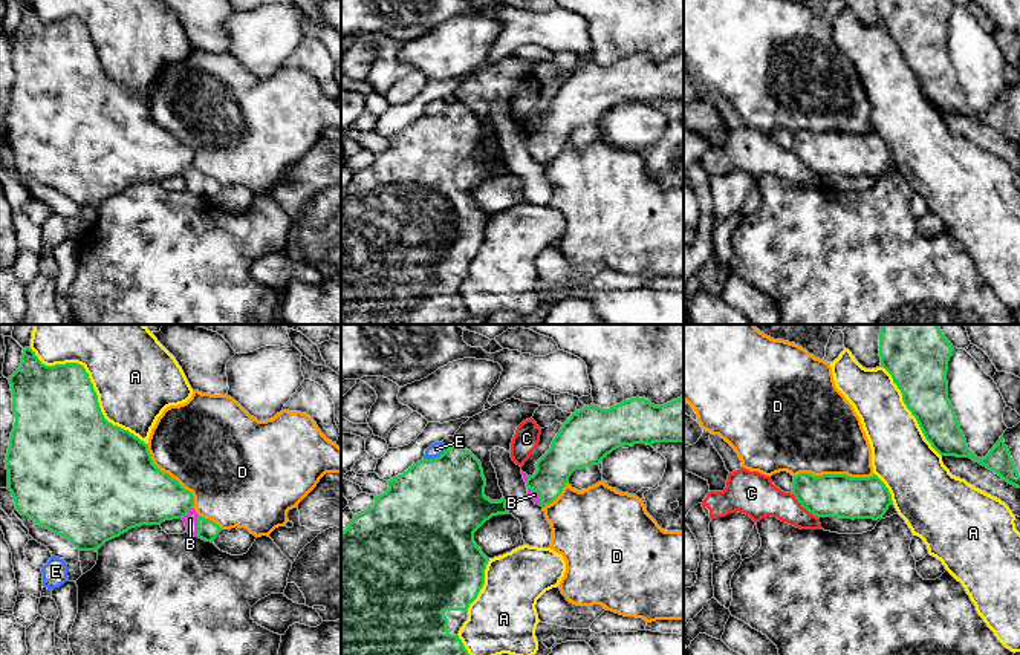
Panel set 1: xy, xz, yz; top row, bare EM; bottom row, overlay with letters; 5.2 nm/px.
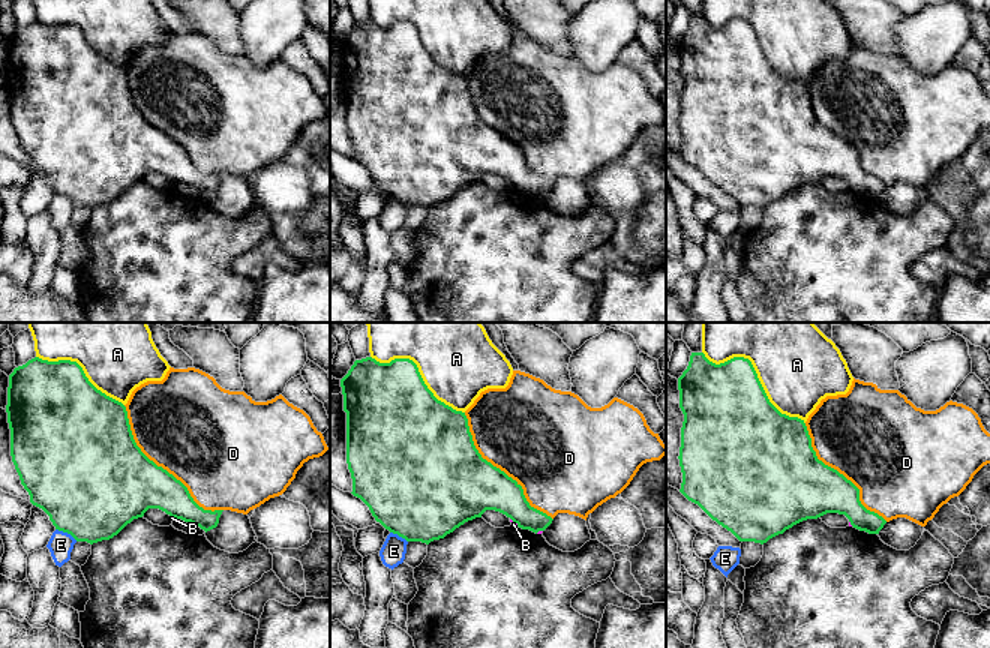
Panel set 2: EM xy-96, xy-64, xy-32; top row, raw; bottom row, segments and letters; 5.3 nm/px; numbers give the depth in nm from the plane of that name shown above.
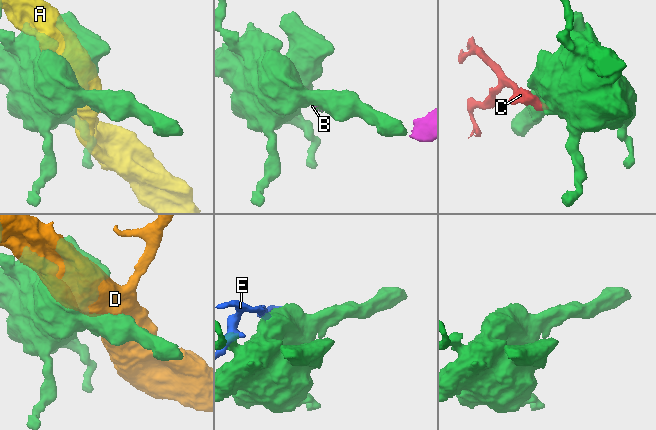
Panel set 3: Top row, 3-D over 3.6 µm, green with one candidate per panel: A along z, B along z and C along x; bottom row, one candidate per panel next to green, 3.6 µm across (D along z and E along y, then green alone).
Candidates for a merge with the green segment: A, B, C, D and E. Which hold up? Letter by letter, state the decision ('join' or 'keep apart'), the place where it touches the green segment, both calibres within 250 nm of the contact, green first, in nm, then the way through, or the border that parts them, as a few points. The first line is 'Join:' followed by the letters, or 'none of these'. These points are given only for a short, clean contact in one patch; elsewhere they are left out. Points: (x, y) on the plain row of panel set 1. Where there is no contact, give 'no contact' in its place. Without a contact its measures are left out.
Join: B
A: keep apart | xy (92, 43) | 460/420 nm
B: join | xy (198, 182) | 110/70 nm | across xy (207, 187), (198, 182), (190, 176)
C: keep apart | yz (803, 164) | 220/220 nm | along yz (791, 150), (817, 175)
D: keep apart | yz (834, 132) | 220/460 nm
E: keep apart | xz (435, 115) | 480/70 nm

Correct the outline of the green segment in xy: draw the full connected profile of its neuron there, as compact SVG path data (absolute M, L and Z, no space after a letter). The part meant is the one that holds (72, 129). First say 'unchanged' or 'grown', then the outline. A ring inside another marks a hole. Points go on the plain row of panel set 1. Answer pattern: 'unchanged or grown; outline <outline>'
grown; outline M24 5L20 24L8 37L15 80L5 119L8 147L21 173L28 173L40 184L67 196L78 208L98 210L106 199L132 185L161 182L173 176L182 176L188 191L214 199L222 185L196 170L193 150L153 121L144 98L104 75L84 23L78 20L46 23L31 5Z

